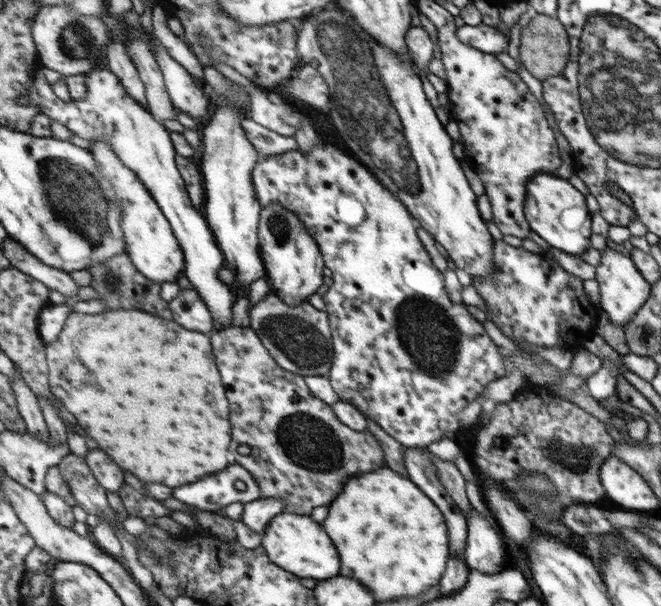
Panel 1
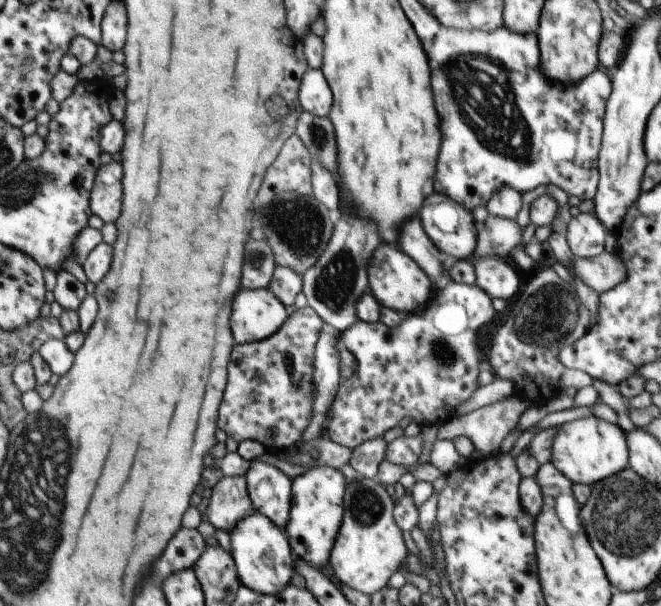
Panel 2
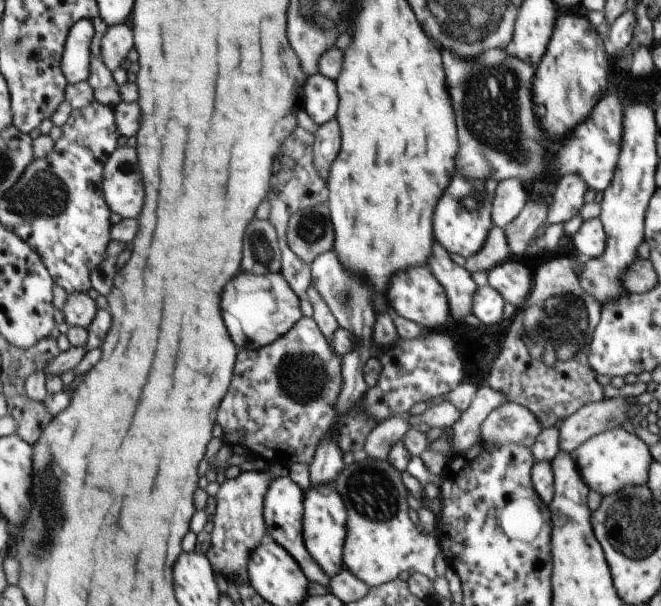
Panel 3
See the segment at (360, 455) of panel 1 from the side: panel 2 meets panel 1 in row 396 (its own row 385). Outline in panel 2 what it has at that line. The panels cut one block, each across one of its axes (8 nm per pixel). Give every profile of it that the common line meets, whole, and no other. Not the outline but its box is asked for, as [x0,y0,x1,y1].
[220,305,324,455]

